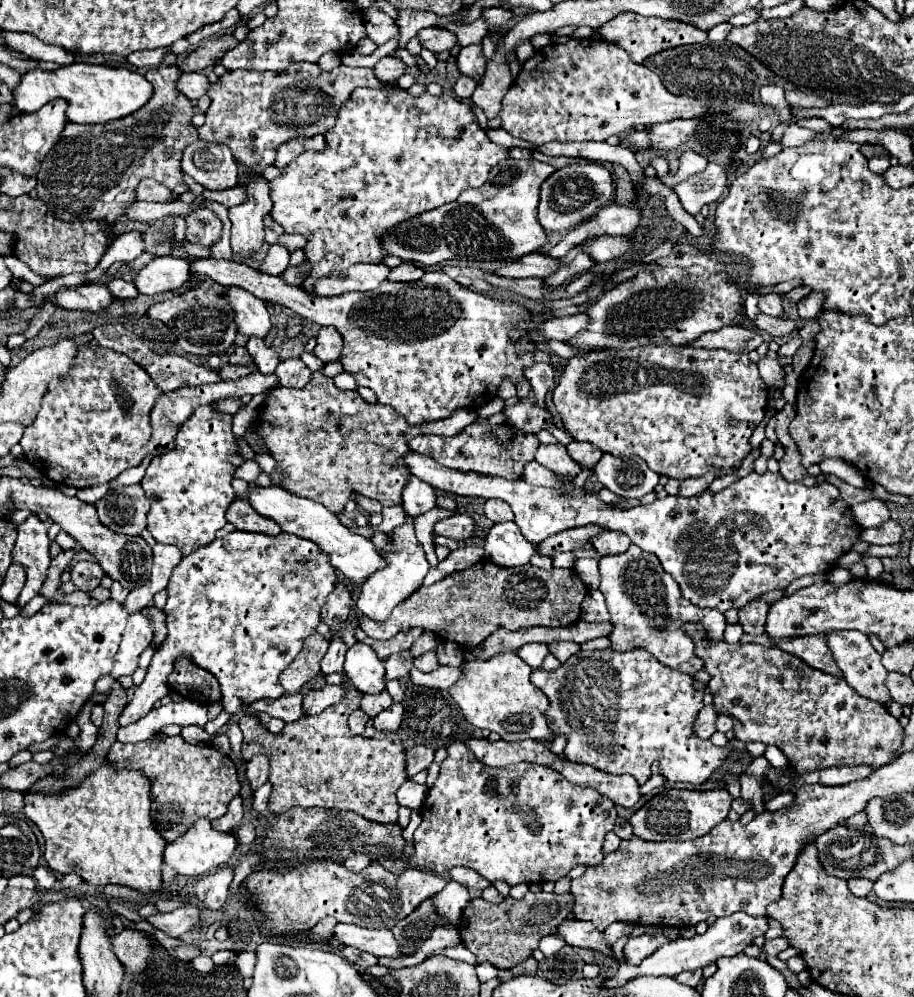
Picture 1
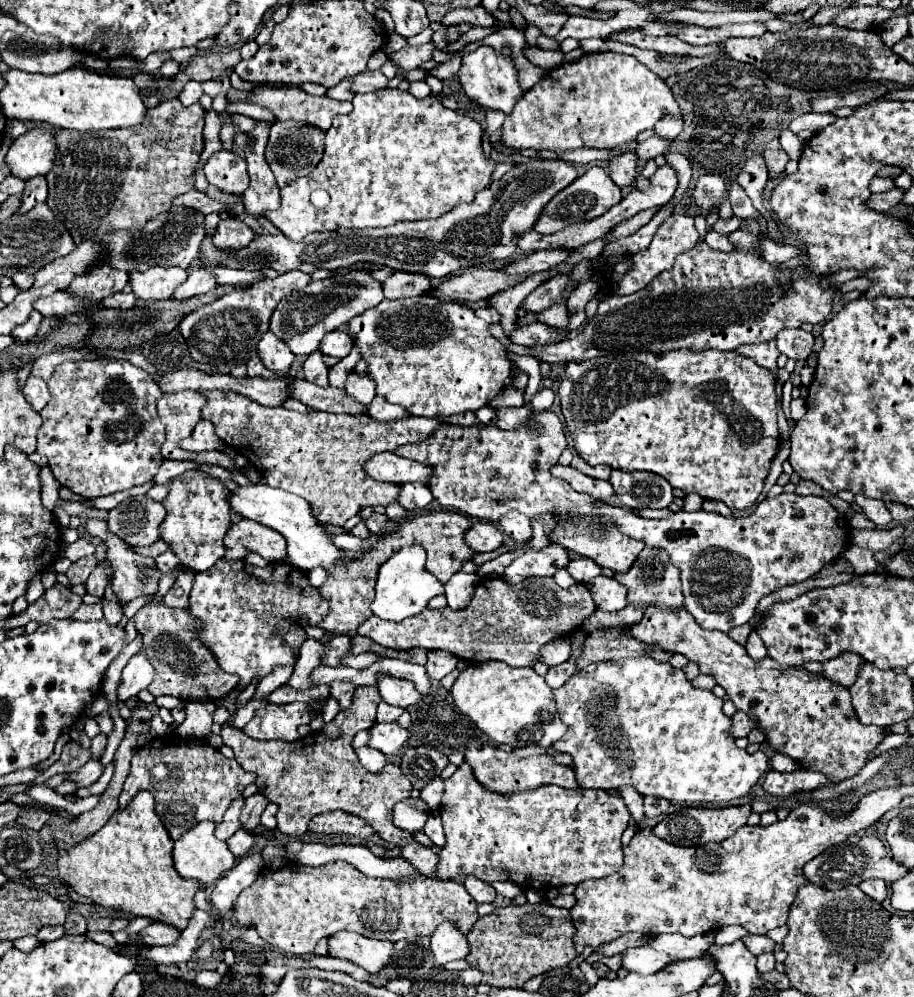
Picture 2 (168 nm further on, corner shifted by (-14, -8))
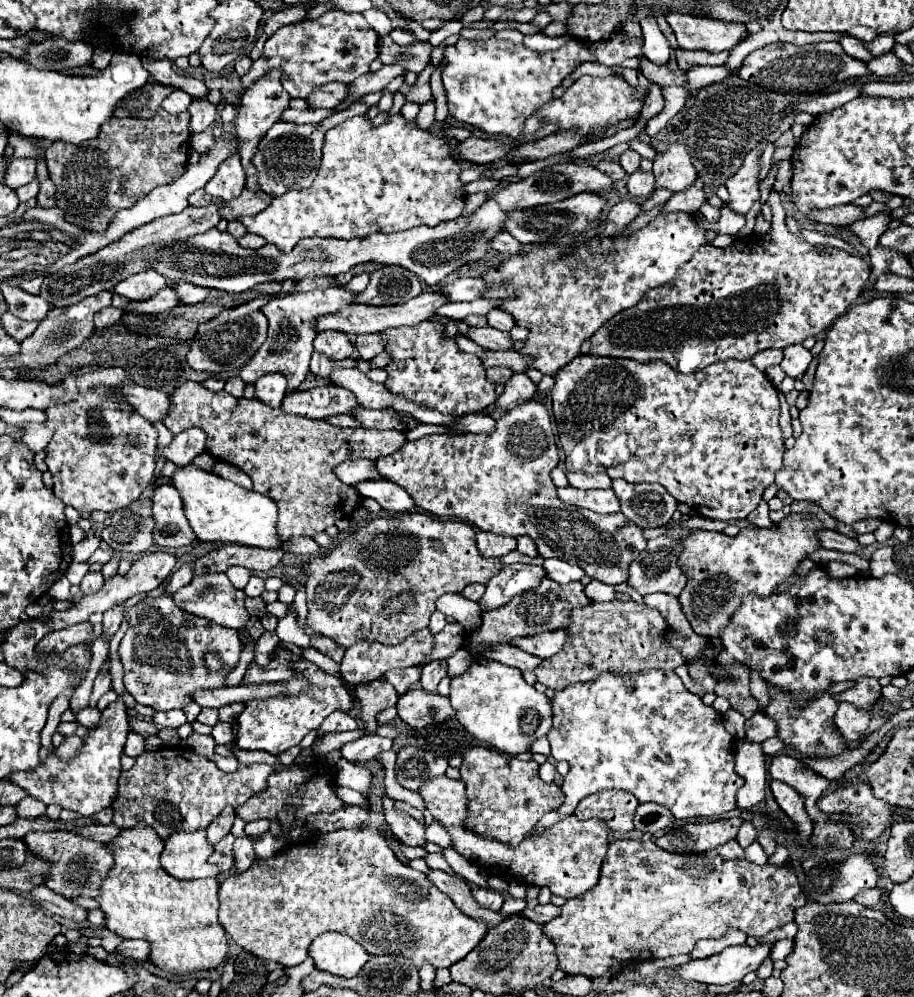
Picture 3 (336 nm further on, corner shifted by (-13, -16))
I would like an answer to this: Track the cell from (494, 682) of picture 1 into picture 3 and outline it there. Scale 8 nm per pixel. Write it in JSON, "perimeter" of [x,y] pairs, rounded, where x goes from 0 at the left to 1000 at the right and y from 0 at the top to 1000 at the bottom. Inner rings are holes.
{"perimeter":[[[519,660],[505,678],[497,678],[492,704],[501,714],[501,724],[519,740],[554,756],[575,754],[584,742],[597,738],[604,730],[604,708],[597,696],[575,686],[567,670],[540,662]]]}

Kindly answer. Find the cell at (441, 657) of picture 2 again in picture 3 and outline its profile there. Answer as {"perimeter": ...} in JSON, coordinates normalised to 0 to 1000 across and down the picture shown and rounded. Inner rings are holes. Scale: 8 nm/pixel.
{"perimeter":[[[470,664],[462,670],[462,678],[460,678],[460,686],[464,692],[468,694],[477,694],[479,684],[488,678],[488,664]]]}

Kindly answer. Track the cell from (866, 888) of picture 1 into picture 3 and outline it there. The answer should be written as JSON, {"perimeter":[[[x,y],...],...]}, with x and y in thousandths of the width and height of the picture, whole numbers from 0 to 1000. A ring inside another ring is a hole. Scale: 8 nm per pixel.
{"perimeter":[[[952,891],[952,893],[943,893],[934,899],[934,903],[947,911],[956,911],[961,905],[963,905],[963,899],[965,899],[965,893],[963,891]]]}

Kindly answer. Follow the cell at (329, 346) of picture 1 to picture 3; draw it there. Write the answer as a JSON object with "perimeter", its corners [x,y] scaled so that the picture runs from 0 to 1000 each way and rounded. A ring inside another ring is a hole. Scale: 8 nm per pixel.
{"perimeter":[[[357,331],[357,333],[348,333],[348,337],[344,339],[344,351],[357,355],[361,361],[376,361],[383,359],[387,347],[383,337],[379,337],[376,333]]]}

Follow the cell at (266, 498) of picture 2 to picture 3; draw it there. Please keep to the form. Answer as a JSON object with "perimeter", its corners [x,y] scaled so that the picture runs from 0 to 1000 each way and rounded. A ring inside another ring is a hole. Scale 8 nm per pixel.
{"perimeter":[[[212,465],[195,469],[188,479],[188,487],[195,491],[206,526],[221,544],[260,544],[282,550],[306,550],[302,540],[302,506],[300,502],[269,491],[252,481],[245,481],[232,473],[225,473]]]}

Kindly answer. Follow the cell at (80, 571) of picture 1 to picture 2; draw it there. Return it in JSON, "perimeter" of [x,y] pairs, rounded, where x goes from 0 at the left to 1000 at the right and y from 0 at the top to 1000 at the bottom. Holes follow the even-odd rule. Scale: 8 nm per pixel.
{"perimeter":[[[106,568],[106,570],[100,574],[100,578],[95,580],[93,590],[95,590],[97,596],[113,600],[113,594],[115,594],[115,588],[117,588],[117,586],[119,586],[119,580],[117,580],[115,570],[113,570],[113,568]]]}

